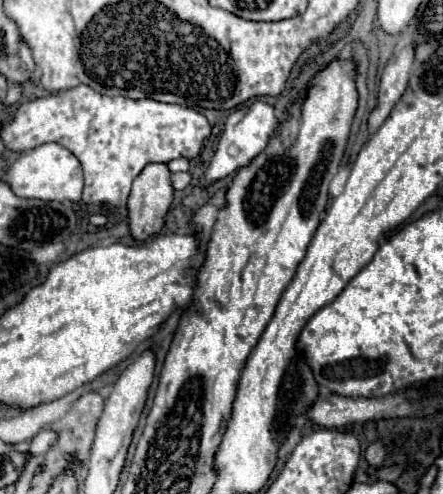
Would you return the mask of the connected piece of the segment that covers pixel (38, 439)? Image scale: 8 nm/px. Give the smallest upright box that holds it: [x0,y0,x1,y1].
[28,433,52,457]

